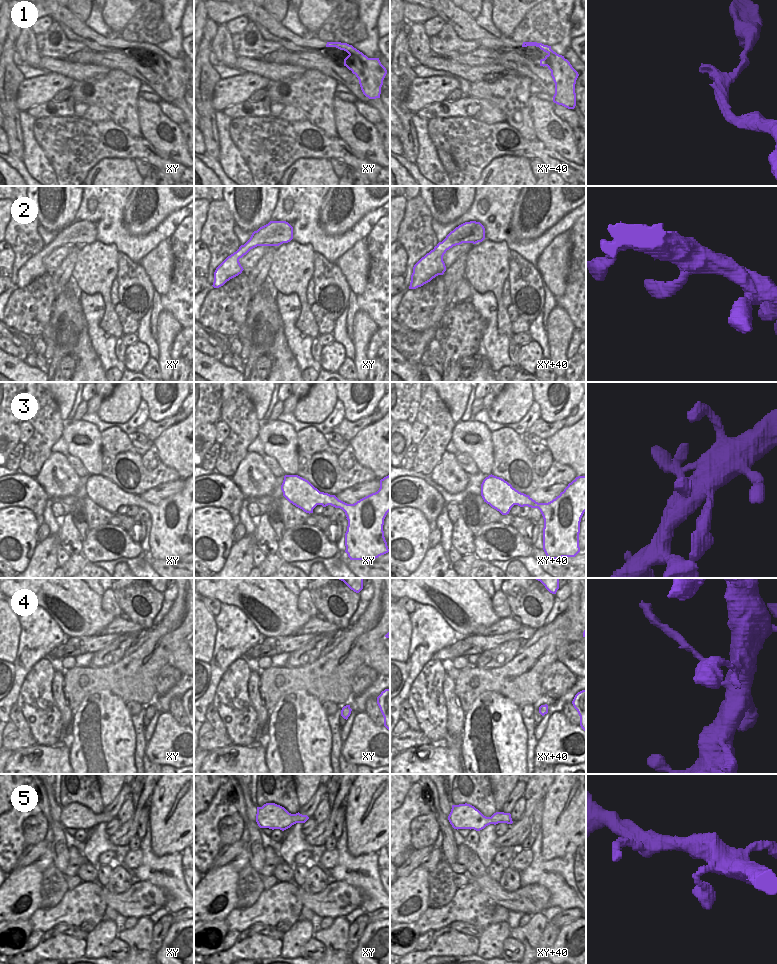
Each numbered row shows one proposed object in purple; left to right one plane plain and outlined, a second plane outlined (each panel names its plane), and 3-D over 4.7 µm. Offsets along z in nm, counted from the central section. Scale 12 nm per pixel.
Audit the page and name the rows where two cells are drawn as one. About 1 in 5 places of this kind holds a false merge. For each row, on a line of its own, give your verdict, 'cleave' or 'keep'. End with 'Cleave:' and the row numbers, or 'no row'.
1: cleave
2: keep
3: keep
4: cleave
5: keep
Cleave: 1, 4

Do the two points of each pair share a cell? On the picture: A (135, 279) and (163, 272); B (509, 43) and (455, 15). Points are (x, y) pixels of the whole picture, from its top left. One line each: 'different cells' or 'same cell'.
A: different cells
B: same cell

